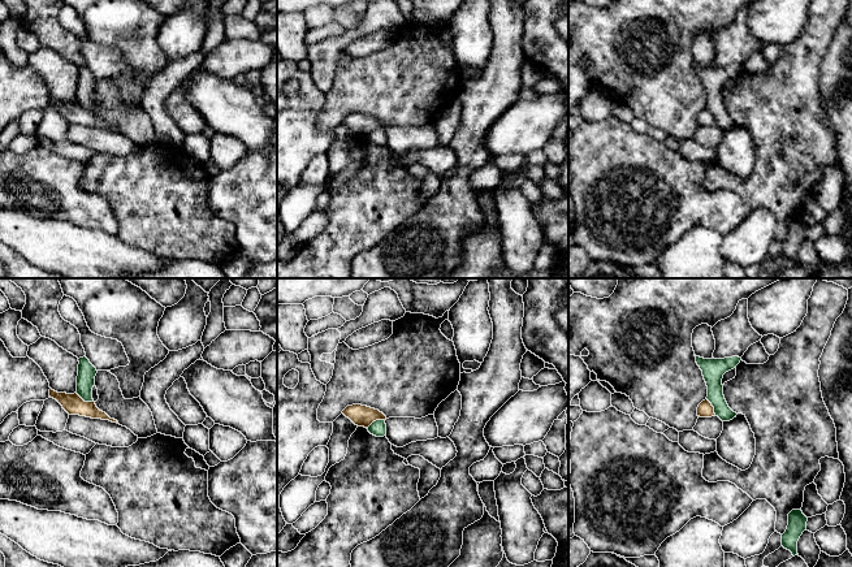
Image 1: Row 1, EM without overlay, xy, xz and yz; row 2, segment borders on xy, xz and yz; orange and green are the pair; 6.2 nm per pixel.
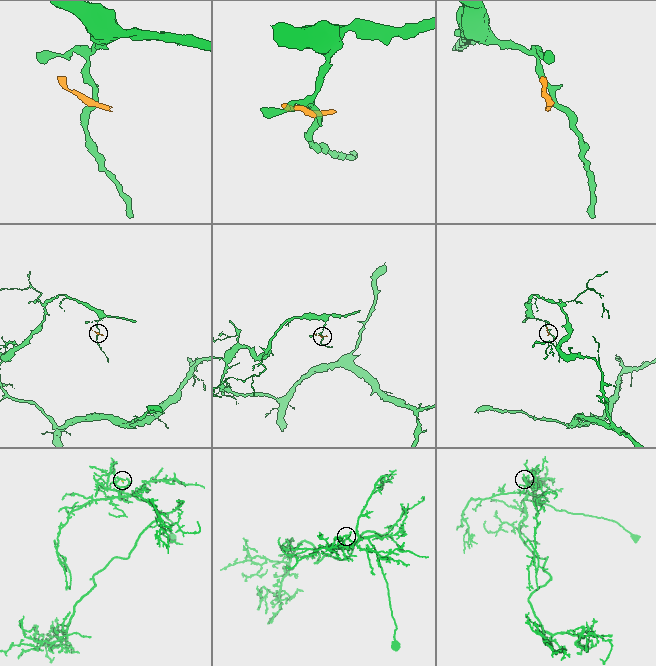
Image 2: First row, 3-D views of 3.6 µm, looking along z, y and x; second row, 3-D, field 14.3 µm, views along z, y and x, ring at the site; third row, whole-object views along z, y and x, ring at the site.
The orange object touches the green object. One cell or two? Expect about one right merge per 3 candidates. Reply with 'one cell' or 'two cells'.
two cells

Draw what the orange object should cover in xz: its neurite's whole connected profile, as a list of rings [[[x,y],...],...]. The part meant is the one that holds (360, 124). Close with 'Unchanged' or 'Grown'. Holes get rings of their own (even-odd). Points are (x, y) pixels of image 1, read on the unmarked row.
[[[362,113],[347,114],[342,122],[355,134],[364,137],[368,137],[376,129],[386,129],[386,125],[379,118]]]. Unchanged

